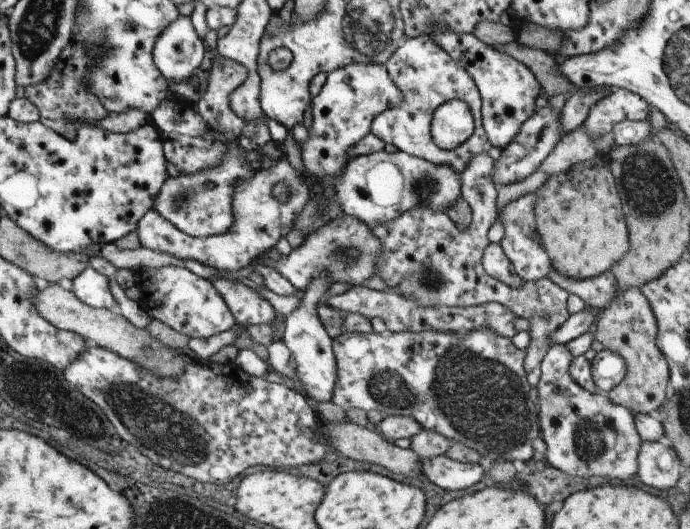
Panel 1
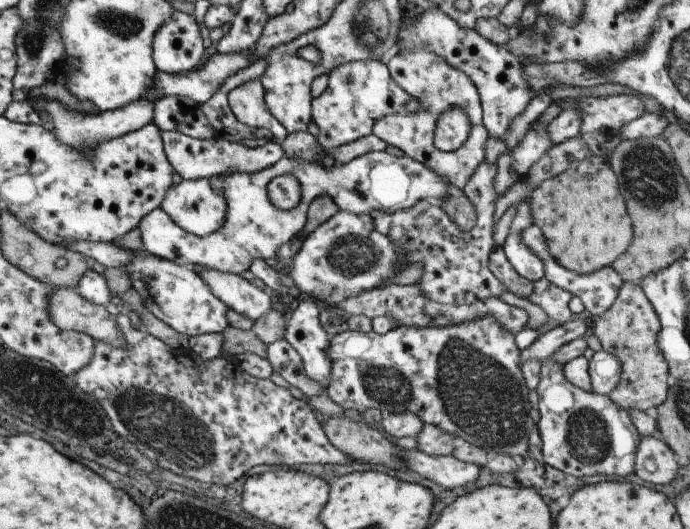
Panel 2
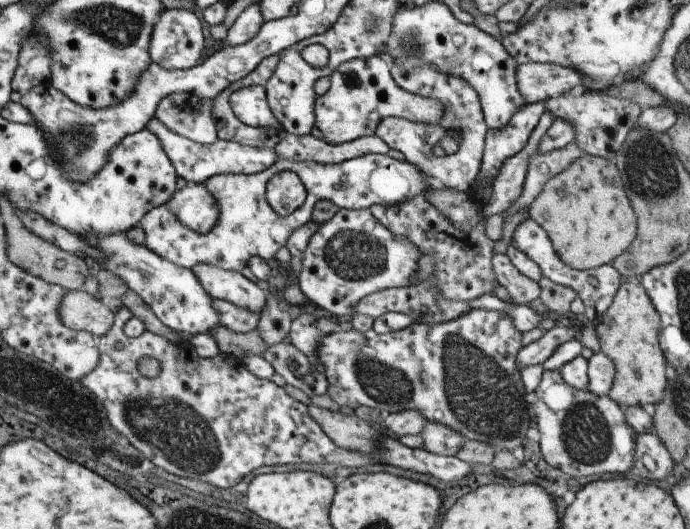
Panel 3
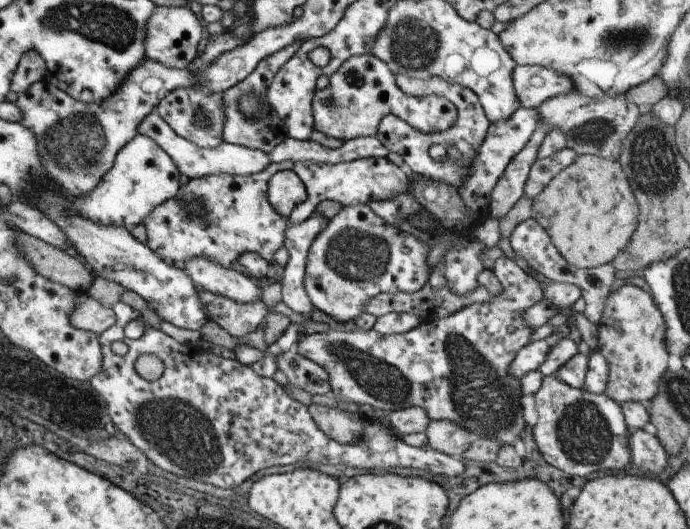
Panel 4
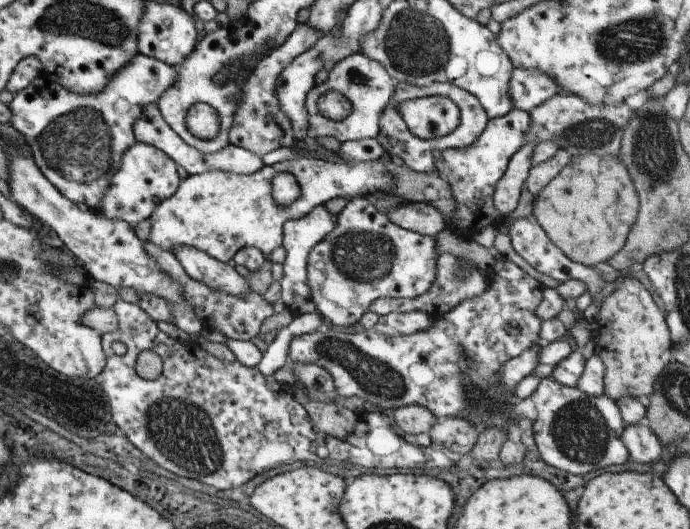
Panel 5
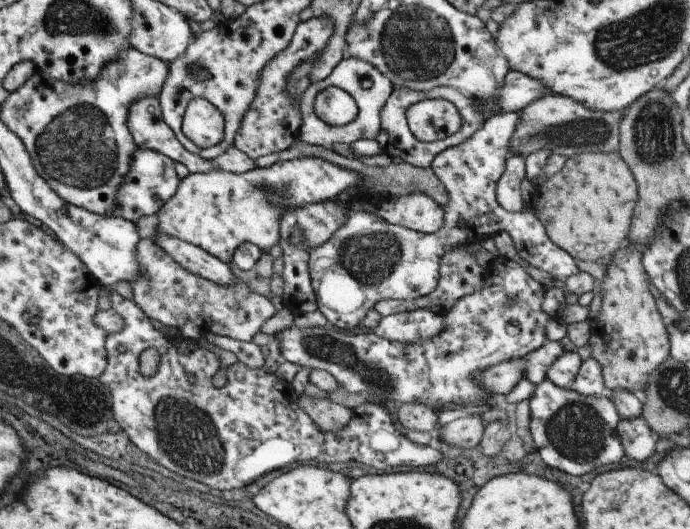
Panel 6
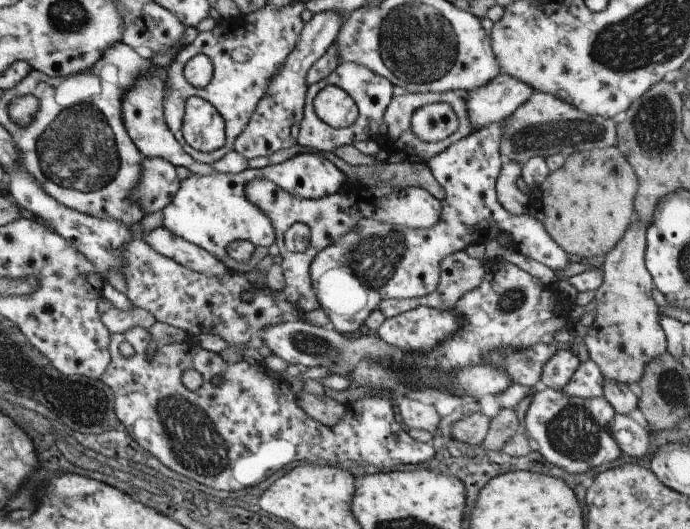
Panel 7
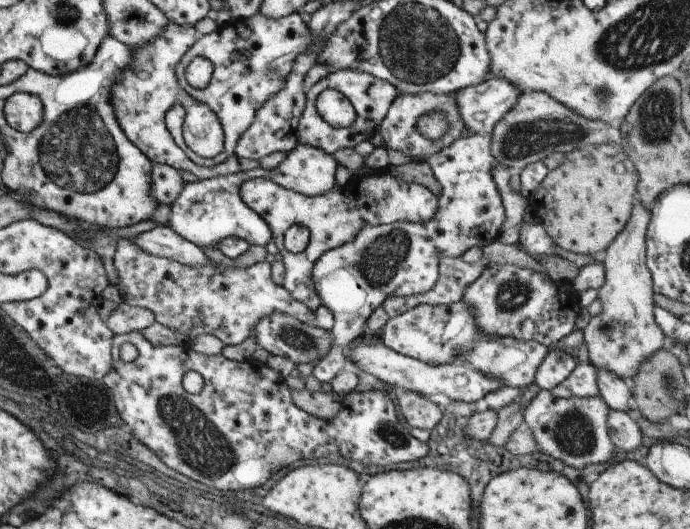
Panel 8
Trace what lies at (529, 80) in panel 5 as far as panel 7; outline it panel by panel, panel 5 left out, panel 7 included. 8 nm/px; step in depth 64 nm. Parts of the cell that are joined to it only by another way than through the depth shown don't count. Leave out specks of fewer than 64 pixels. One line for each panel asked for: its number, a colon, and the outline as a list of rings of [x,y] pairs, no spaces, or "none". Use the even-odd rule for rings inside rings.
6: [[[511,70],[505,76],[503,86],[499,88],[499,100],[497,106],[501,114],[505,112],[521,112],[529,104],[537,102],[539,98],[551,94],[551,90],[537,78],[531,78],[527,74],[521,74],[517,70]]]
7: [[[499,74],[489,82],[489,86],[463,94],[471,126],[475,130],[481,130],[493,122],[509,118],[521,104],[525,104],[533,96],[533,92],[535,90],[523,80],[511,78],[509,74]]]

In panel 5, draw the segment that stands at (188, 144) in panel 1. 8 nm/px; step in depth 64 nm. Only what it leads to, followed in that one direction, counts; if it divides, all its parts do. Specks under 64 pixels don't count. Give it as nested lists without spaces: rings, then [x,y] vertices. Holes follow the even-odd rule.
[[[147,104],[145,110],[141,112],[141,116],[133,122],[133,136],[135,140],[141,140],[141,142],[147,142],[155,148],[159,148],[167,158],[171,158],[177,166],[181,166],[185,170],[187,176],[199,176],[199,174],[205,174],[205,172],[225,172],[225,174],[237,174],[237,176],[249,176],[257,170],[261,170],[265,164],[263,164],[263,158],[261,156],[253,156],[253,152],[245,150],[245,148],[239,148],[239,146],[231,146],[227,144],[225,148],[221,148],[219,152],[199,152],[197,148],[193,146],[187,146],[177,134],[173,134],[173,130],[163,122],[161,114],[157,112],[157,104]]]

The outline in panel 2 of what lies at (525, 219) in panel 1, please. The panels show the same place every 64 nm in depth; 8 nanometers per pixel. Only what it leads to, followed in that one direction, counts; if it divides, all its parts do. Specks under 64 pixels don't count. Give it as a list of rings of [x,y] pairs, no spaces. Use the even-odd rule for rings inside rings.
[[[523,200],[523,202],[515,204],[515,216],[513,216],[509,234],[507,234],[505,242],[501,244],[501,250],[505,252],[509,264],[513,266],[513,270],[521,278],[525,278],[529,282],[537,282],[537,280],[541,280],[545,276],[545,264],[523,242],[523,230],[533,224],[533,216],[531,216],[531,208],[529,206],[531,206],[529,200]]]

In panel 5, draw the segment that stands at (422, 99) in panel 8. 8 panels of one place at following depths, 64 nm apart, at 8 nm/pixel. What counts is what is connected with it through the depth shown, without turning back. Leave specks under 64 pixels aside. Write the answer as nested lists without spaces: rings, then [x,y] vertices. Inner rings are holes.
[[[403,80],[395,82],[395,98],[397,100],[415,100],[415,98],[423,98],[423,96],[441,96],[441,98],[451,100],[457,106],[459,122],[451,132],[447,132],[445,136],[439,136],[439,138],[419,138],[401,122],[399,114],[395,114],[395,108],[387,106],[385,114],[379,118],[379,134],[377,134],[375,140],[379,142],[379,146],[389,156],[401,158],[403,166],[407,166],[409,170],[413,170],[417,174],[439,174],[437,164],[431,160],[431,150],[443,150],[443,152],[445,150],[467,150],[467,146],[471,146],[481,136],[481,132],[485,130],[489,118],[483,112],[479,100],[473,94],[469,94],[467,90],[463,90],[459,86],[453,86],[449,82],[431,82],[429,86],[415,86],[415,84],[403,82]]]

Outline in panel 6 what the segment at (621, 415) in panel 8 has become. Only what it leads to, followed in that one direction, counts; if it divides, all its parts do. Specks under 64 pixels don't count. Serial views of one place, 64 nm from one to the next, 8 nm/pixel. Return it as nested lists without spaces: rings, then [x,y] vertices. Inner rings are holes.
[[[641,416],[633,420],[621,420],[617,426],[617,436],[621,440],[627,460],[651,460],[657,450],[657,438]]]

